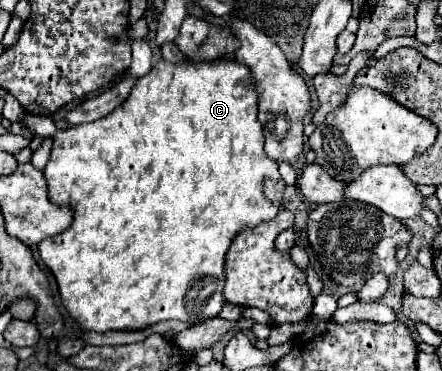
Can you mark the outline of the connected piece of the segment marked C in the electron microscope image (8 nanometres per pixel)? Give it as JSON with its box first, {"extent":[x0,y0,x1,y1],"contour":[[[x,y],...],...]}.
{"extent":[18,60,286,334],"contour":[[[160,60],[154,66],[154,70],[150,70],[146,76],[138,80],[130,96],[114,112],[110,112],[108,116],[96,122],[78,124],[74,128],[56,128],[50,116],[24,114],[18,120],[18,124],[22,124],[34,136],[52,138],[50,158],[44,166],[48,196],[50,196],[50,202],[56,206],[68,206],[70,210],[74,208],[70,228],[66,228],[58,236],[42,240],[38,244],[38,252],[42,262],[52,270],[58,282],[62,306],[68,310],[68,314],[78,322],[78,326],[84,332],[104,334],[110,330],[144,330],[162,320],[182,320],[182,322],[198,324],[206,318],[216,318],[220,314],[224,306],[222,290],[226,282],[224,258],[232,244],[232,238],[248,226],[256,226],[264,220],[272,220],[282,206],[282,194],[286,188],[284,180],[278,174],[278,164],[272,158],[268,158],[264,152],[264,130],[262,130],[262,124],[256,120],[258,96],[250,80],[252,76],[248,68],[234,60],[216,60],[216,62],[186,60],[186,64],[170,64],[166,60]]]}

